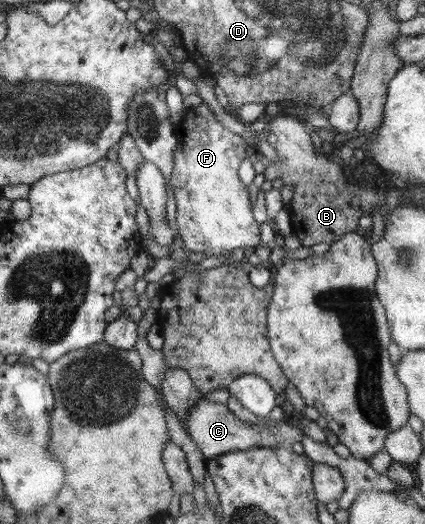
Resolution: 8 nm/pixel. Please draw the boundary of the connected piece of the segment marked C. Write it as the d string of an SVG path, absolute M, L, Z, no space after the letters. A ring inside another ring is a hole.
M200 398L196 406L192 406L186 420L188 435L193 439L199 450L202 451L206 460L213 457L233 452L244 451L250 448L270 448L280 450L285 447L291 447L294 444L300 444L305 438L304 432L296 424L288 421L279 421L278 423L268 420L267 424L249 424L240 420L227 405L216 403Z

